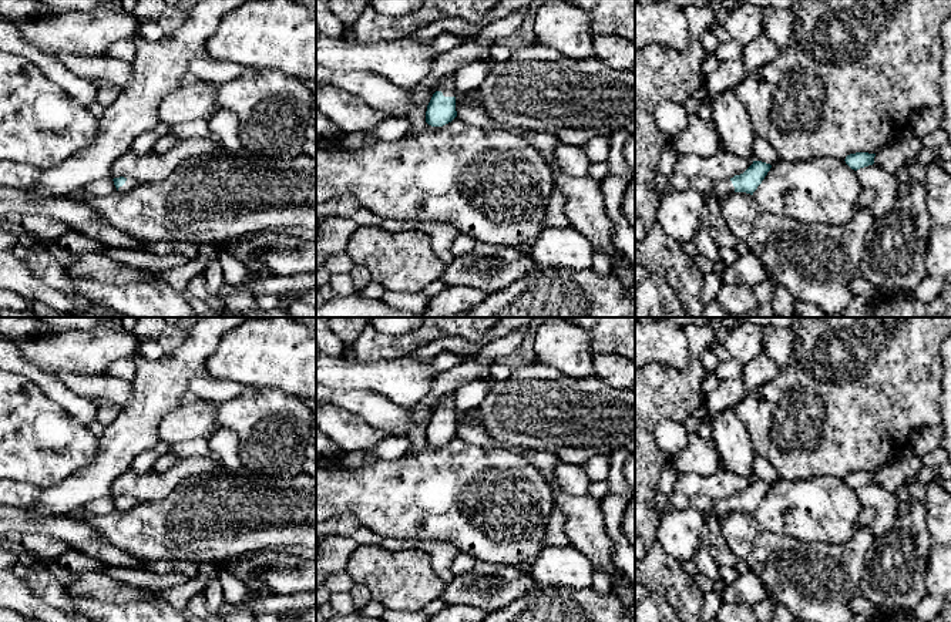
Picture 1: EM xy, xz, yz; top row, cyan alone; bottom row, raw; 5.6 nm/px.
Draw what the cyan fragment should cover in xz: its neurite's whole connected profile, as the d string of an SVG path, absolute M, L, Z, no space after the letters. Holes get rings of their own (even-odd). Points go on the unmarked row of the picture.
M447 396L441 406L433 413L427 424L426 441L429 444L443 446L457 436L456 411L456 399Z

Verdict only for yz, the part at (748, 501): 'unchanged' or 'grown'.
grown

